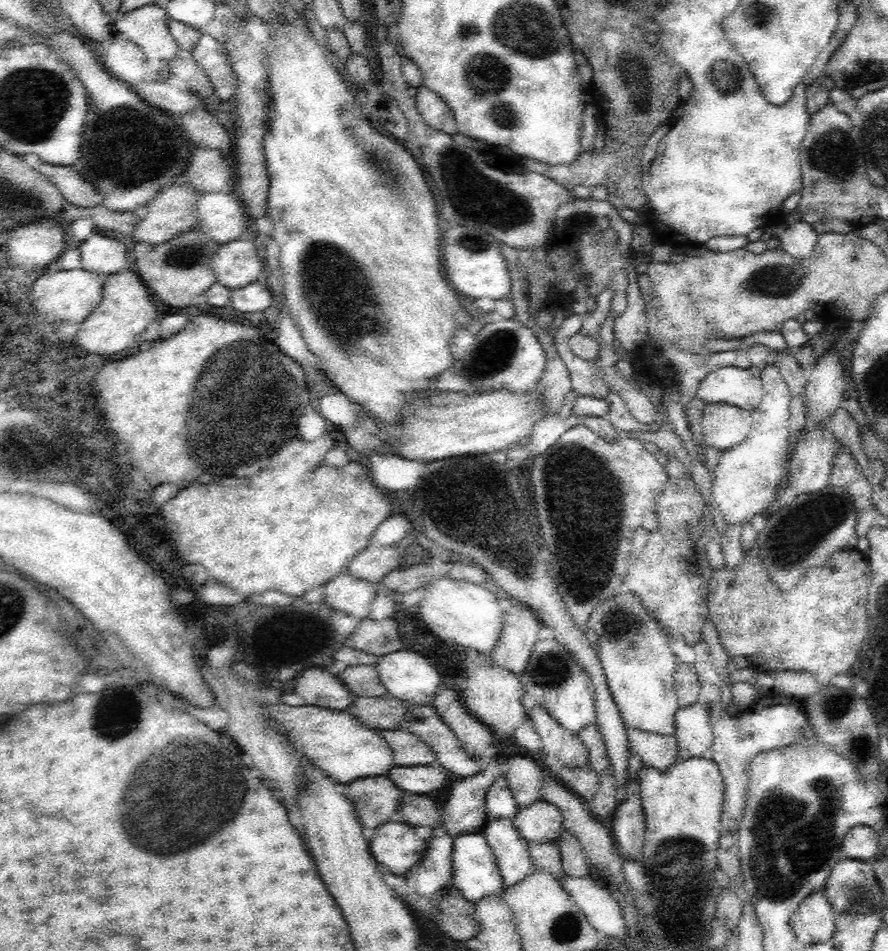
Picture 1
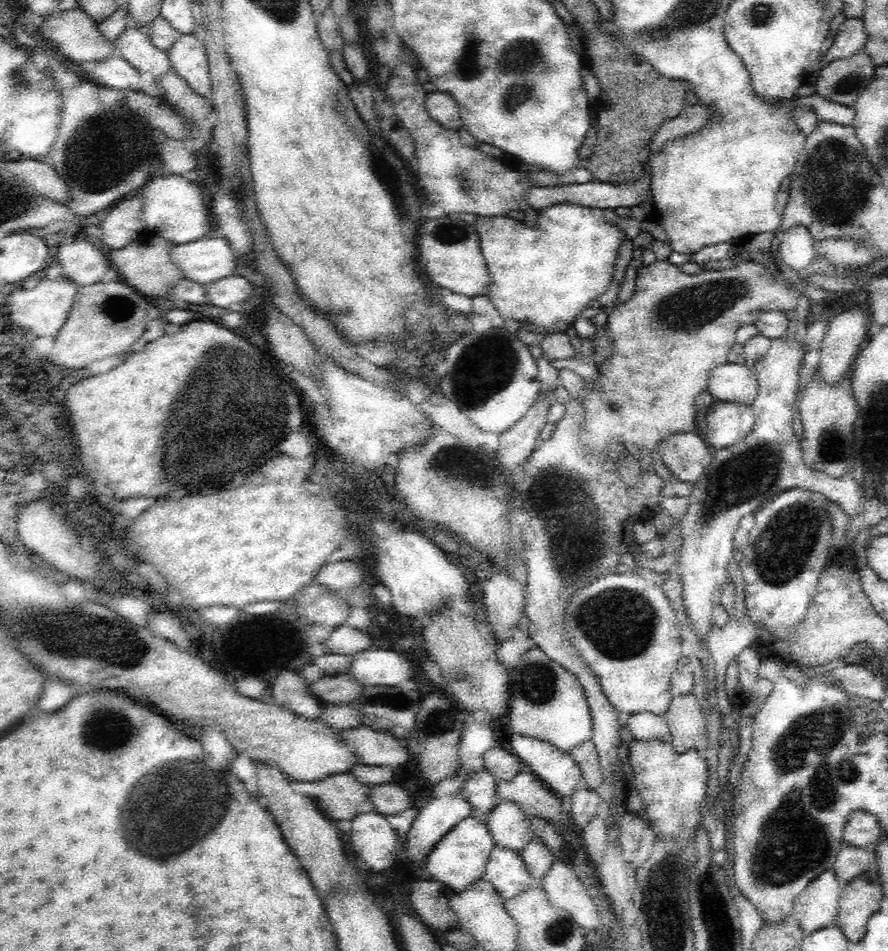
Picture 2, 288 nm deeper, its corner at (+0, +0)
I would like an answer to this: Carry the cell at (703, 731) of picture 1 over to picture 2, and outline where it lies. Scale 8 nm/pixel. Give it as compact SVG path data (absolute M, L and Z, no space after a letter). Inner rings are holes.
M694 694L674 698L664 720L670 728L676 754L686 754L694 748L698 752L698 748L702 746L702 740L706 740L708 722Z

